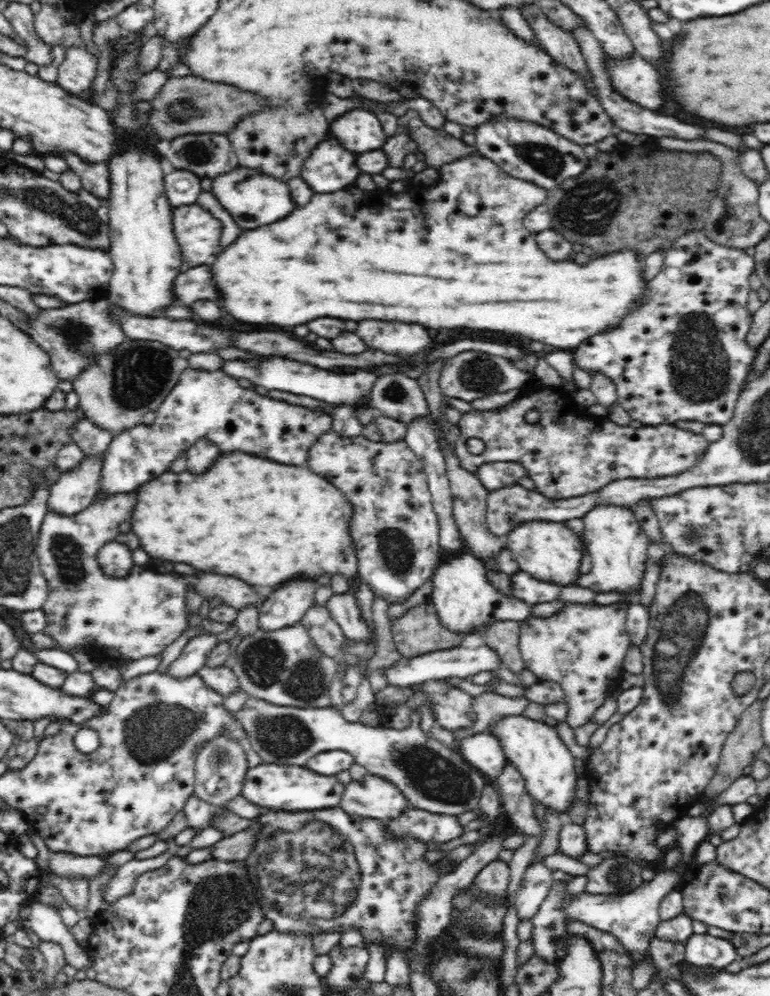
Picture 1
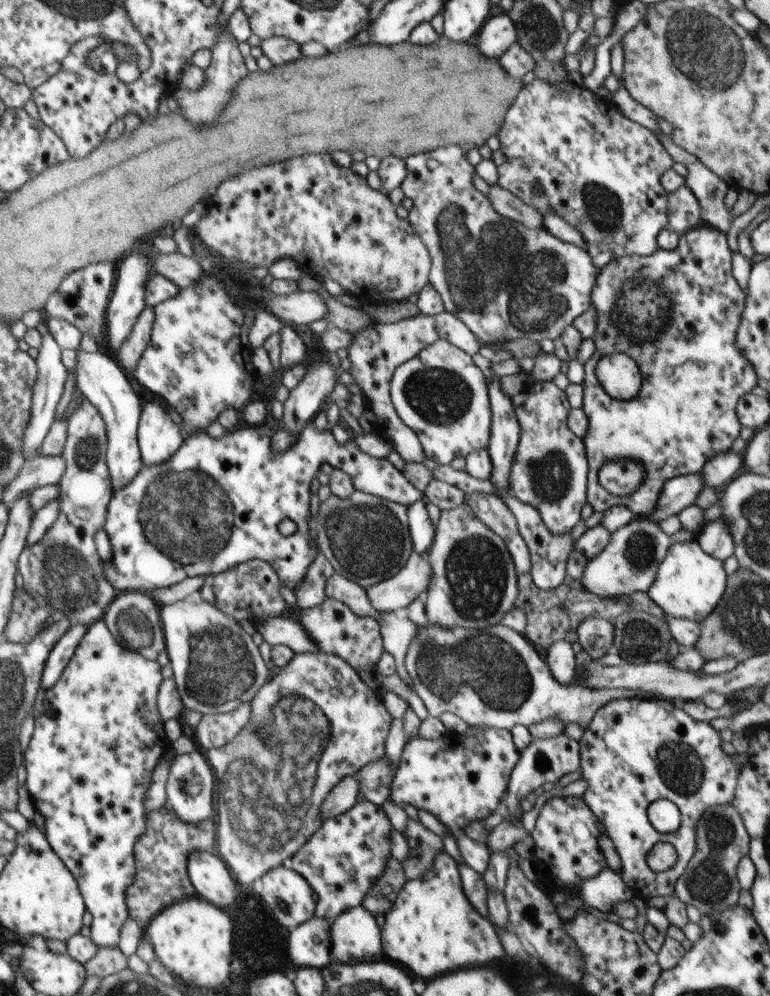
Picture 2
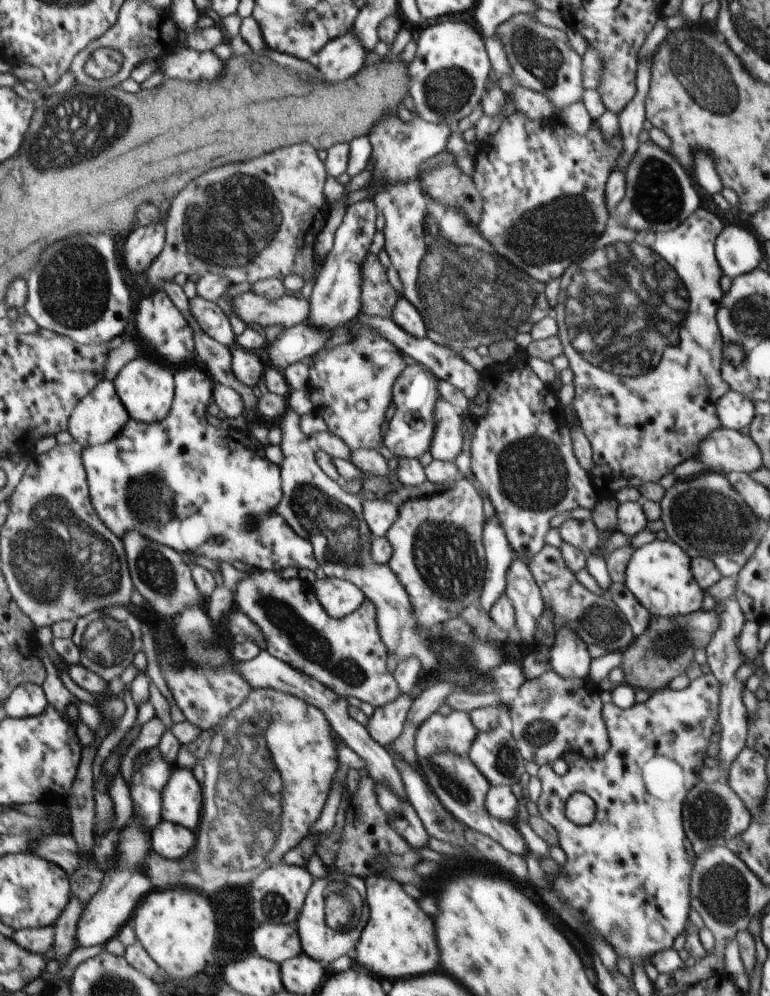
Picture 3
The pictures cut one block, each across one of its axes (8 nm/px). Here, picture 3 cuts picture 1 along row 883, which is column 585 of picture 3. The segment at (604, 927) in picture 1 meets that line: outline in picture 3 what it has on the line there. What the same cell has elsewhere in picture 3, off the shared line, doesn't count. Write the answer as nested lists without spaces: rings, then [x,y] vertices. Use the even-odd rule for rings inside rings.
[[[570,626],[557,628],[554,637],[549,658],[552,671],[562,678],[589,677],[592,658],[586,642]]]

